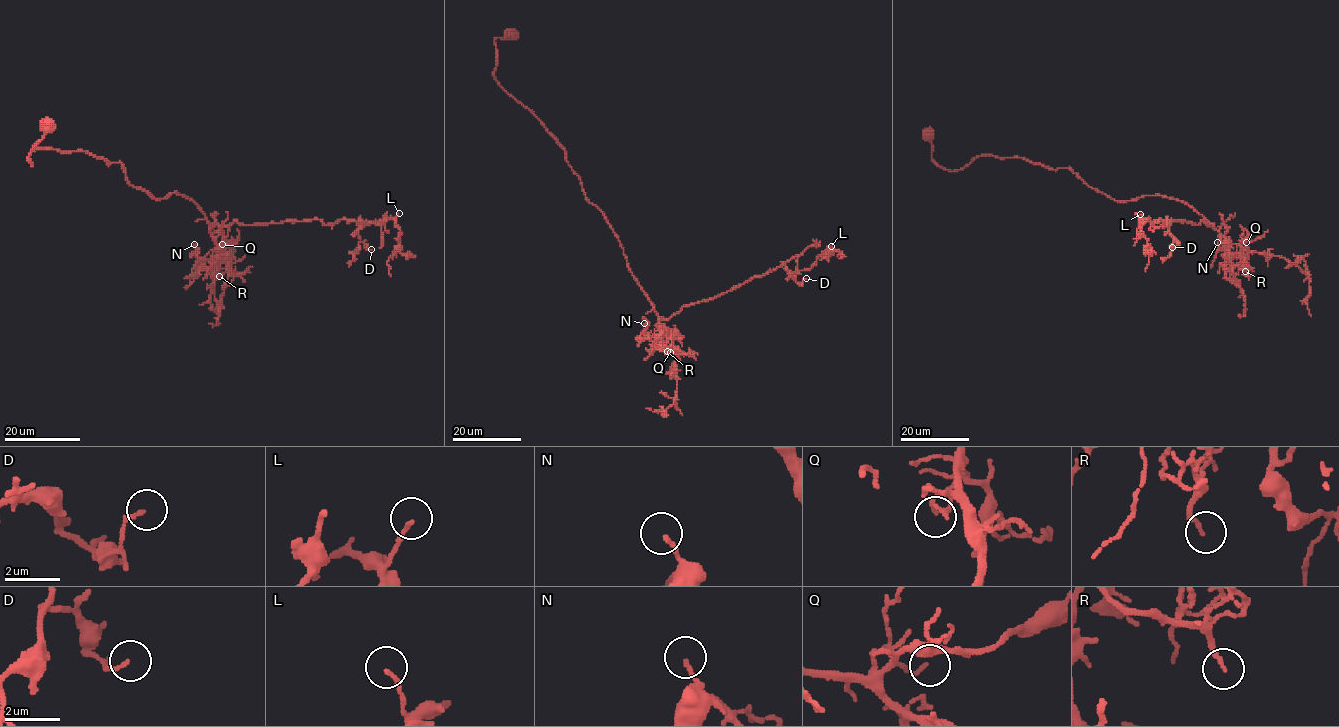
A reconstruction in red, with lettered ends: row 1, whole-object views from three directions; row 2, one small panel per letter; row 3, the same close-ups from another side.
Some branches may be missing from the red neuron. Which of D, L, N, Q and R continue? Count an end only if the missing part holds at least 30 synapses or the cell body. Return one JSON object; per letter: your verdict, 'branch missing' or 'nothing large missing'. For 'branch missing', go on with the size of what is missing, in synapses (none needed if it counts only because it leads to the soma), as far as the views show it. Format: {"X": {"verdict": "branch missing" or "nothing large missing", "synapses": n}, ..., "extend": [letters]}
{"D": {"verdict": "nothing large missing"}, "L": {"verdict": "nothing large missing"}, "N": {"verdict": "nothing large missing"}, "Q": {"verdict": "nothing large missing"}, "R": {"verdict": "branch missing", "synapses": 45}, "extend": ["R"]}

